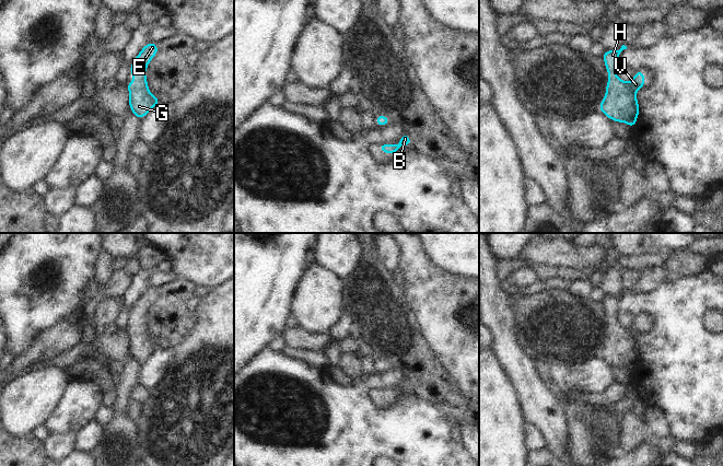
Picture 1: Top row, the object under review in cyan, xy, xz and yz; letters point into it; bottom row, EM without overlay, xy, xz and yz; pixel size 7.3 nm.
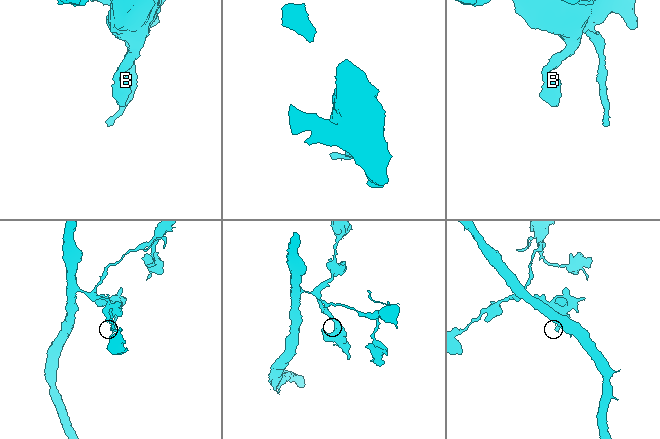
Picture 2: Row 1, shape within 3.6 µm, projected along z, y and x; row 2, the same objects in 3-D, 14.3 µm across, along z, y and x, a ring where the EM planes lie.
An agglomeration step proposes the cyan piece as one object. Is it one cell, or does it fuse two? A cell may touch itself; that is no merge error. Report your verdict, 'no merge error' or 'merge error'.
no merge error

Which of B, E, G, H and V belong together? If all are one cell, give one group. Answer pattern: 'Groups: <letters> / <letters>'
Groups: B E G H V

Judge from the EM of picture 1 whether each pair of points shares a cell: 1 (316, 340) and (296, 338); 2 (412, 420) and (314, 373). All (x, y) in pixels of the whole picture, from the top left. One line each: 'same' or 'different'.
1: same
2: same

